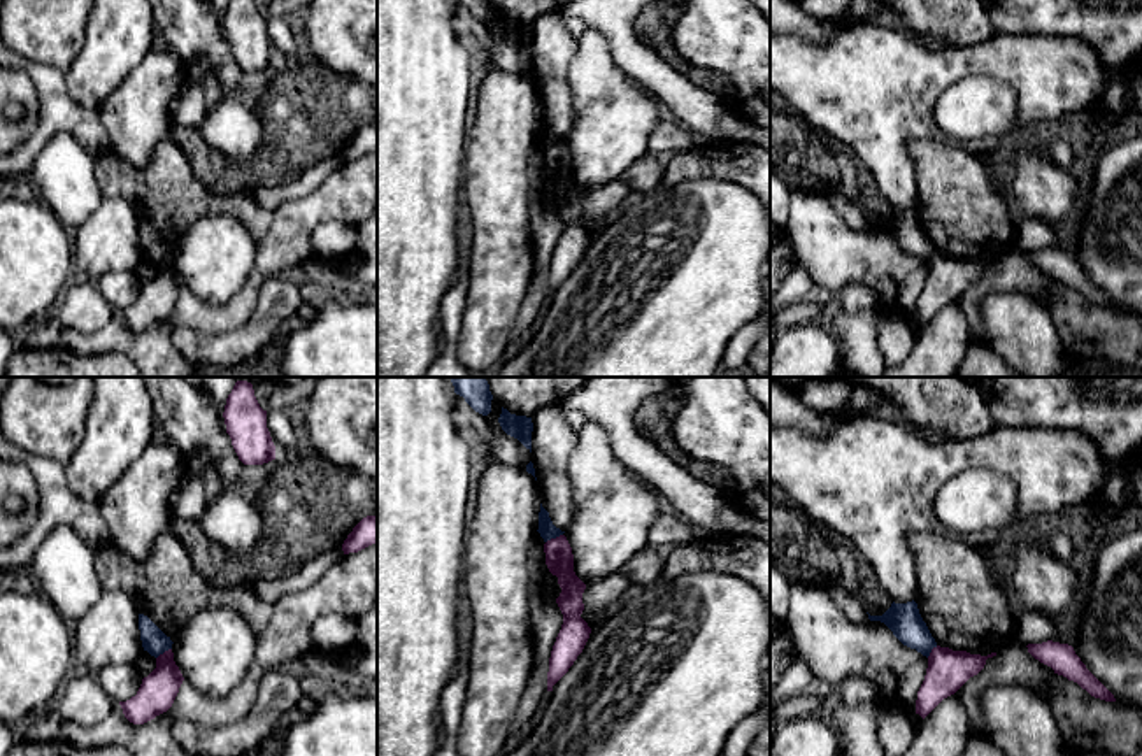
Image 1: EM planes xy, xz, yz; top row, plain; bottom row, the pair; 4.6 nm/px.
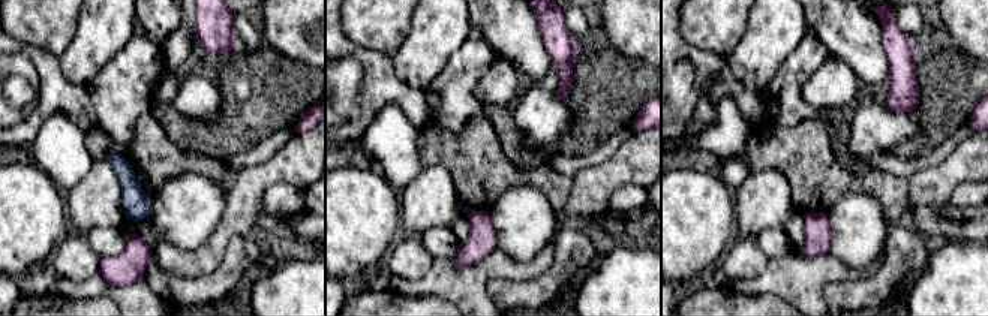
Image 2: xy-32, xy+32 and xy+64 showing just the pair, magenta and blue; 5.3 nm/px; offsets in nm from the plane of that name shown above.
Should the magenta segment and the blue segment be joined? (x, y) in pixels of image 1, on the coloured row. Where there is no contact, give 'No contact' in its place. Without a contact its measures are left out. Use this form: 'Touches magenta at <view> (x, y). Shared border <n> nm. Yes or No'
Touches magenta at xz (553, 539). Shared border 90 nm. No

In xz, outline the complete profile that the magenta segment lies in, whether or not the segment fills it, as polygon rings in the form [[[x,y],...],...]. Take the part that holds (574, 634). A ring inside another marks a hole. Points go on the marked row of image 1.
[[[565,535],[544,544],[546,565],[558,577],[561,588],[556,603],[563,614],[563,624],[549,658],[547,691],[568,672],[582,653],[591,628],[581,617],[584,610],[582,593],[586,584],[574,572],[574,554]]]

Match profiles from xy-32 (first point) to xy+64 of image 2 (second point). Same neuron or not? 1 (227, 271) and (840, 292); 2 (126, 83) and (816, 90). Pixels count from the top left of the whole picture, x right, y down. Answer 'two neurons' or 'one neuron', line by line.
1: one neuron
2: two neurons

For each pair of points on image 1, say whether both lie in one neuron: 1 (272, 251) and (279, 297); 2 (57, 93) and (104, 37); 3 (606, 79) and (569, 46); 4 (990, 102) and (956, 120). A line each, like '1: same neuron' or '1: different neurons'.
1: different neurons
2: different neurons
3: different neurons
4: same neuron

